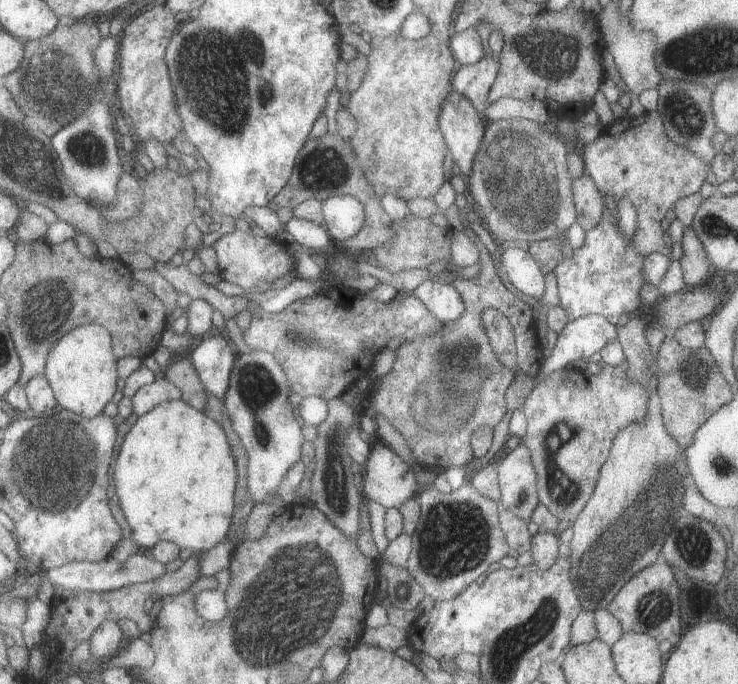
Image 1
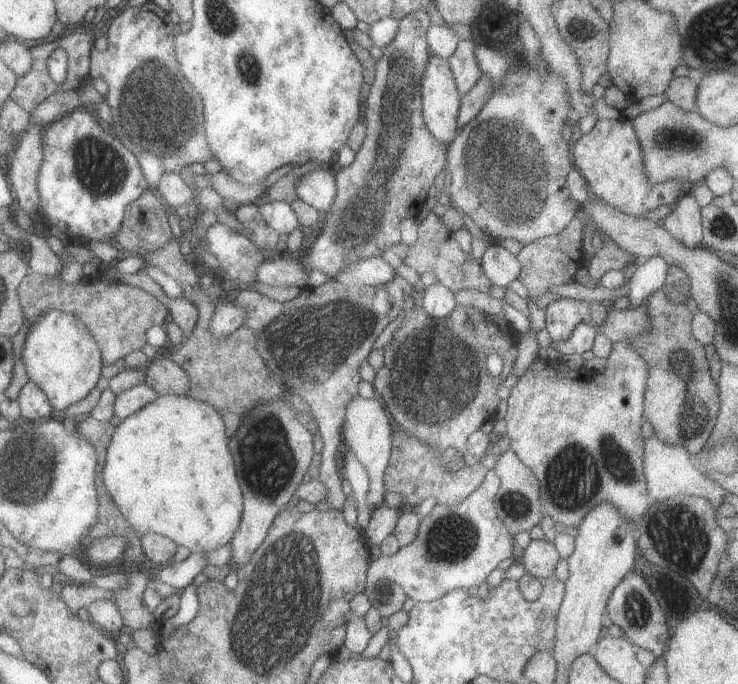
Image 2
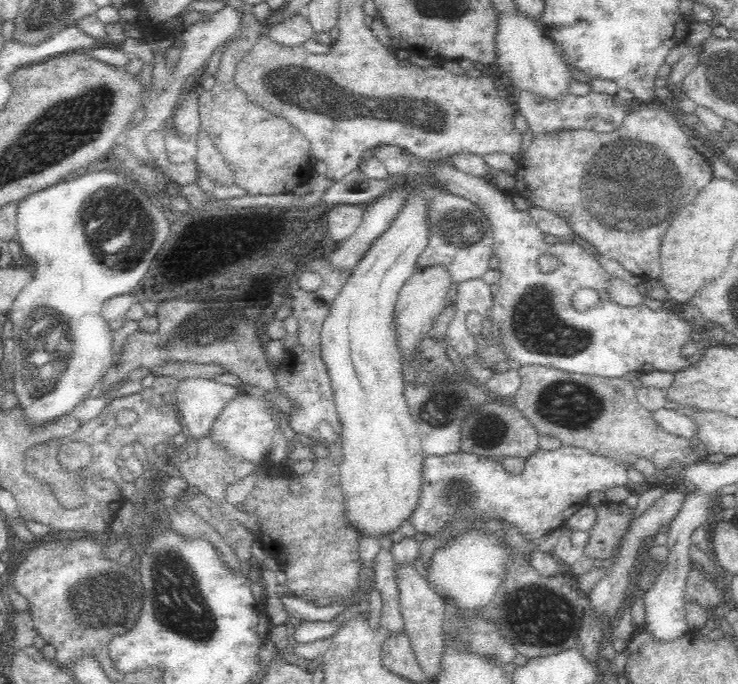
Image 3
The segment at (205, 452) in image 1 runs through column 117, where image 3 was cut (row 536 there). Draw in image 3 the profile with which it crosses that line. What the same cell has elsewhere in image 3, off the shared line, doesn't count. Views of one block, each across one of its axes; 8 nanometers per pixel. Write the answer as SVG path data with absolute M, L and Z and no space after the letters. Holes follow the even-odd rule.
M466 532L466 534L458 536L458 538L454 538L454 542L446 544L444 550L440 548L434 554L434 560L430 564L432 568L426 570L428 572L426 582L446 602L456 602L458 606L468 610L468 614L478 616L476 608L490 602L496 588L500 586L508 556L510 556L510 552L506 552L504 546L500 546L494 540L494 536L486 536L486 534L478 534L478 532L476 534Z

